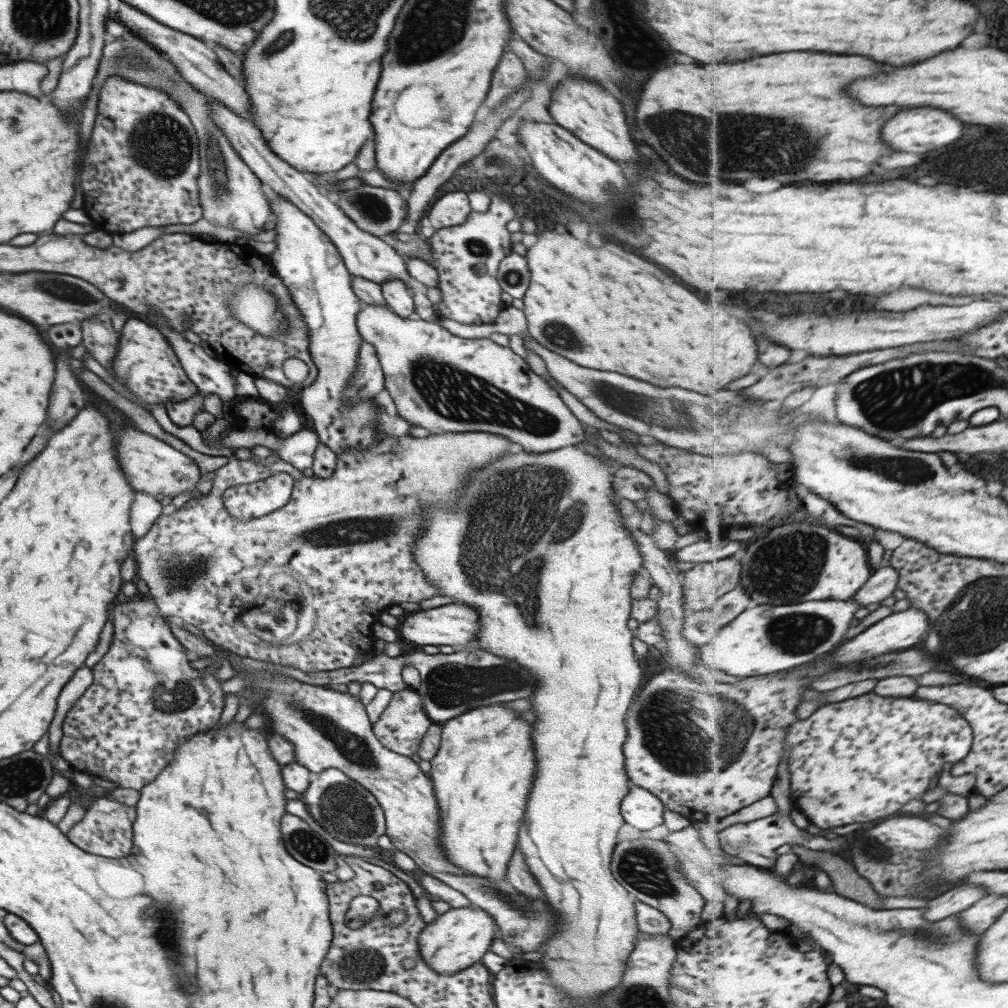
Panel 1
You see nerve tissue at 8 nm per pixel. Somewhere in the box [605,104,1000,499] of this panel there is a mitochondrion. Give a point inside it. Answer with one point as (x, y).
(695, 145)

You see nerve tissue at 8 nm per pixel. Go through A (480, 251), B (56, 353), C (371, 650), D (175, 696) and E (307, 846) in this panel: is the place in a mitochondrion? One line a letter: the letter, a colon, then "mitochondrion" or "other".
A: mitochondrion
B: other
C: other
D: mitochondrion
E: mitochondrion

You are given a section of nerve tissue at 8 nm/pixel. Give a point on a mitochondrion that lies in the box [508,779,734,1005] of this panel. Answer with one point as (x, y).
(643, 867)

